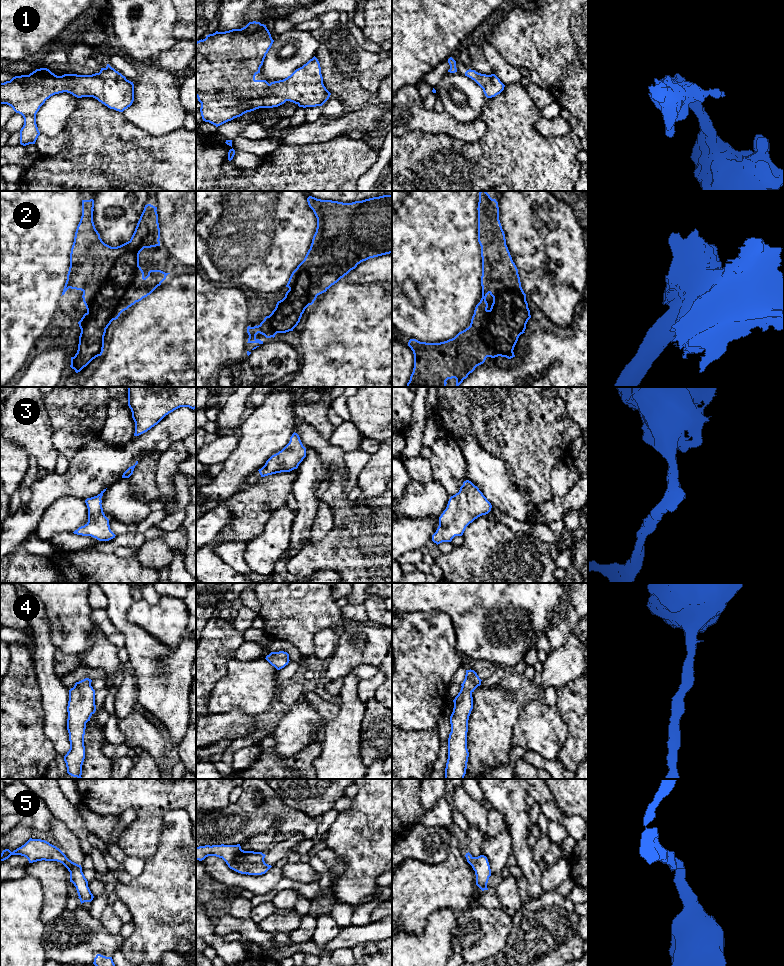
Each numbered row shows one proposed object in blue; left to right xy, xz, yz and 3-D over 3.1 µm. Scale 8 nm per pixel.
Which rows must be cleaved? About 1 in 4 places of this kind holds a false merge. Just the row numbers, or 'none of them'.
none of them

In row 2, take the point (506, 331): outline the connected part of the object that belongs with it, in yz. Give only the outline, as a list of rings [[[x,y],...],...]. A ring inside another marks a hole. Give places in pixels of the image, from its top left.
[[[486,191],[479,192],[478,242],[482,257],[482,298],[476,305],[470,326],[454,338],[440,343],[420,342],[410,339],[408,346],[414,354],[414,368],[406,387],[446,387],[447,380],[455,378],[456,386],[483,364],[487,357],[515,357],[514,347],[526,324],[531,318],[526,294],[524,293],[518,269],[506,245],[505,234],[499,220],[499,207]],[[487,295],[493,297],[488,310]]]

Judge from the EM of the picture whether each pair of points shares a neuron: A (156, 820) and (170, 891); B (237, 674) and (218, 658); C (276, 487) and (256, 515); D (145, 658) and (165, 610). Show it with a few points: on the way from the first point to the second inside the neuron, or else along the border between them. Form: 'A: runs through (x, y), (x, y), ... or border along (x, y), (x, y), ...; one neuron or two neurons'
A: border along (165, 814), (157, 850), (149, 858); two neurons
B: border along (233, 657), (227, 663), (227, 672), (214, 686); two neurons
C: runs through (269, 494), (256, 508); one neuron
D: border along (134, 623), (174, 649); two neurons

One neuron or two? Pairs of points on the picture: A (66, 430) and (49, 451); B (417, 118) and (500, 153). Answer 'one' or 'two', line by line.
A: two
B: two

